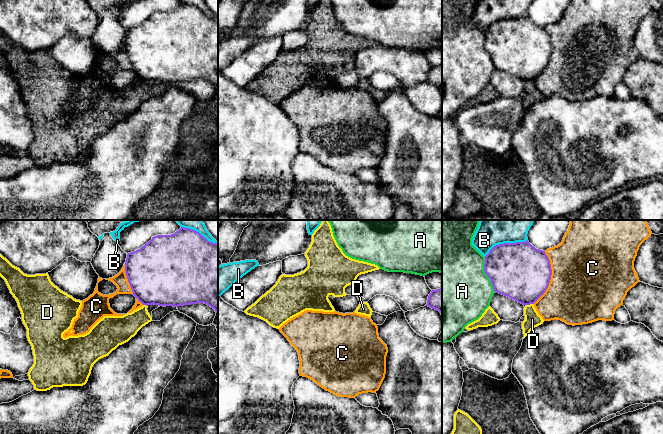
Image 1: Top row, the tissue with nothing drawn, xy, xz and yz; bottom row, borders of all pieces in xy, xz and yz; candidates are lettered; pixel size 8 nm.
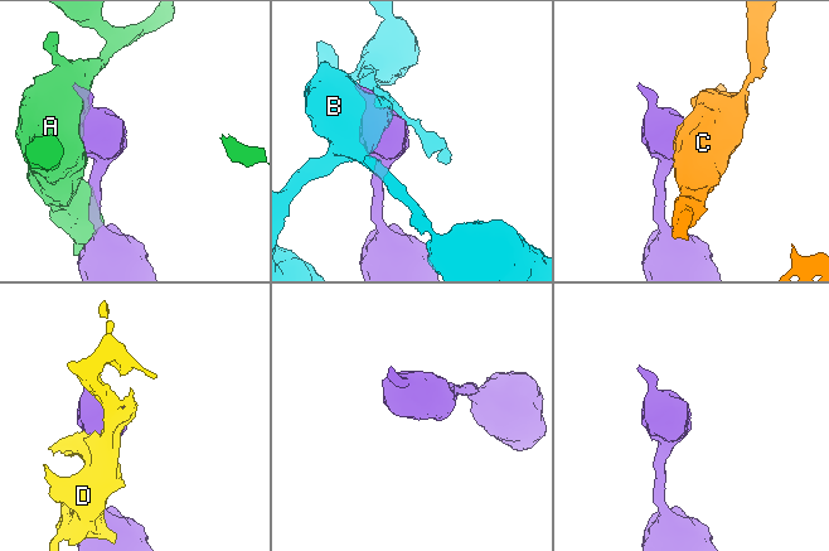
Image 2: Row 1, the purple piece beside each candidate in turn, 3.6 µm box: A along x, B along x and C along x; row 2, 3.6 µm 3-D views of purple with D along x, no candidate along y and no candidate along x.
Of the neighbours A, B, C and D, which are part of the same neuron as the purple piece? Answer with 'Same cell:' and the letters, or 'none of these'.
Same cell: none of these

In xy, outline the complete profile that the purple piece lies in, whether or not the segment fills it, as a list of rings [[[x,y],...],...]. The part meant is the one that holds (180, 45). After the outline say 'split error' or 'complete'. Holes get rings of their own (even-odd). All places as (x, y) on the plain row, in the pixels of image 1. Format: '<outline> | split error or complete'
[[[181,3],[171,11],[157,11],[140,25],[128,29],[125,49],[133,71],[143,81],[184,82],[204,79],[218,89],[218,19],[208,17],[199,8]]] | complete

